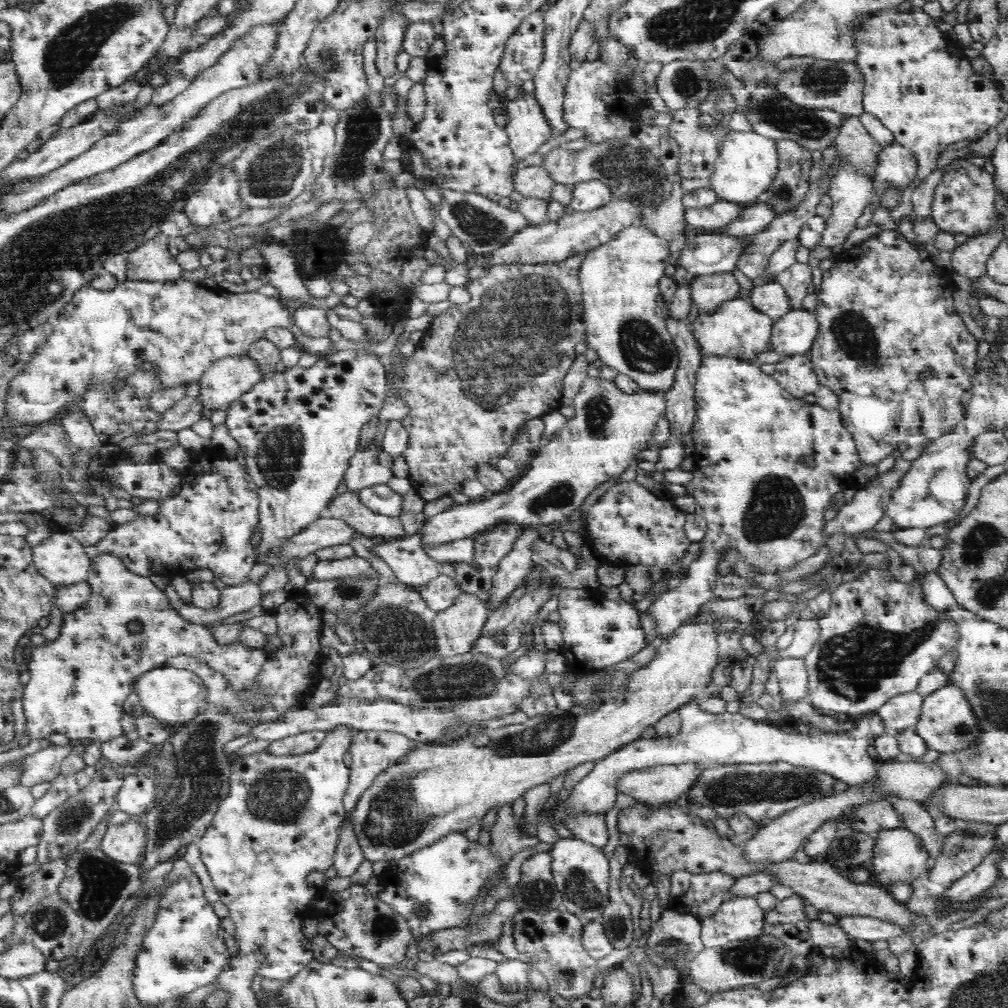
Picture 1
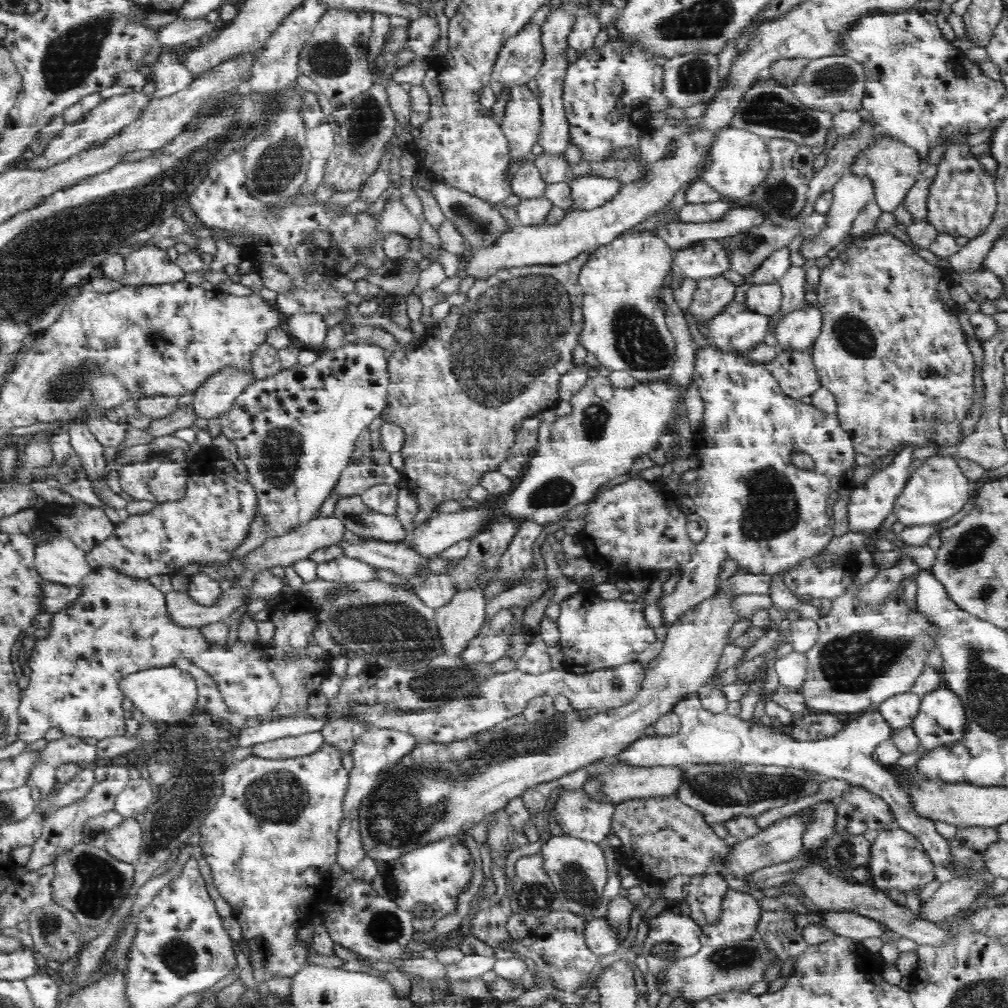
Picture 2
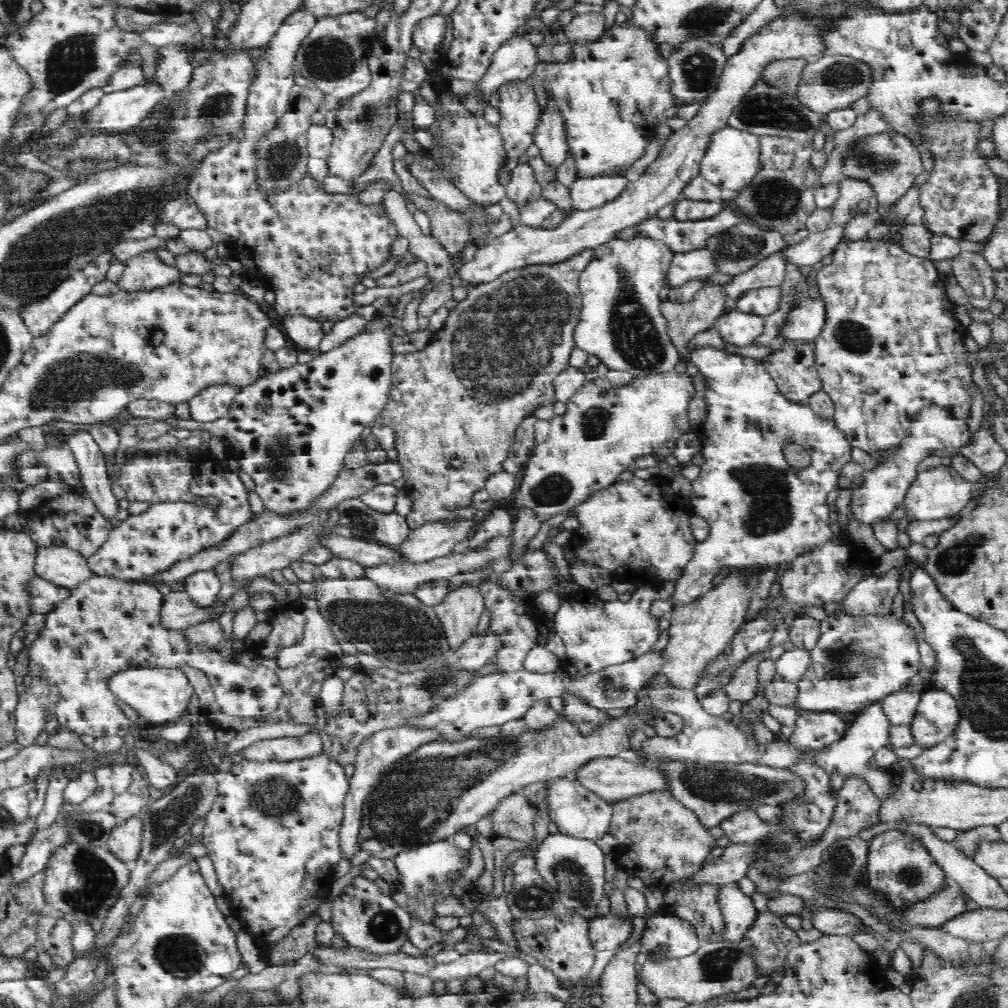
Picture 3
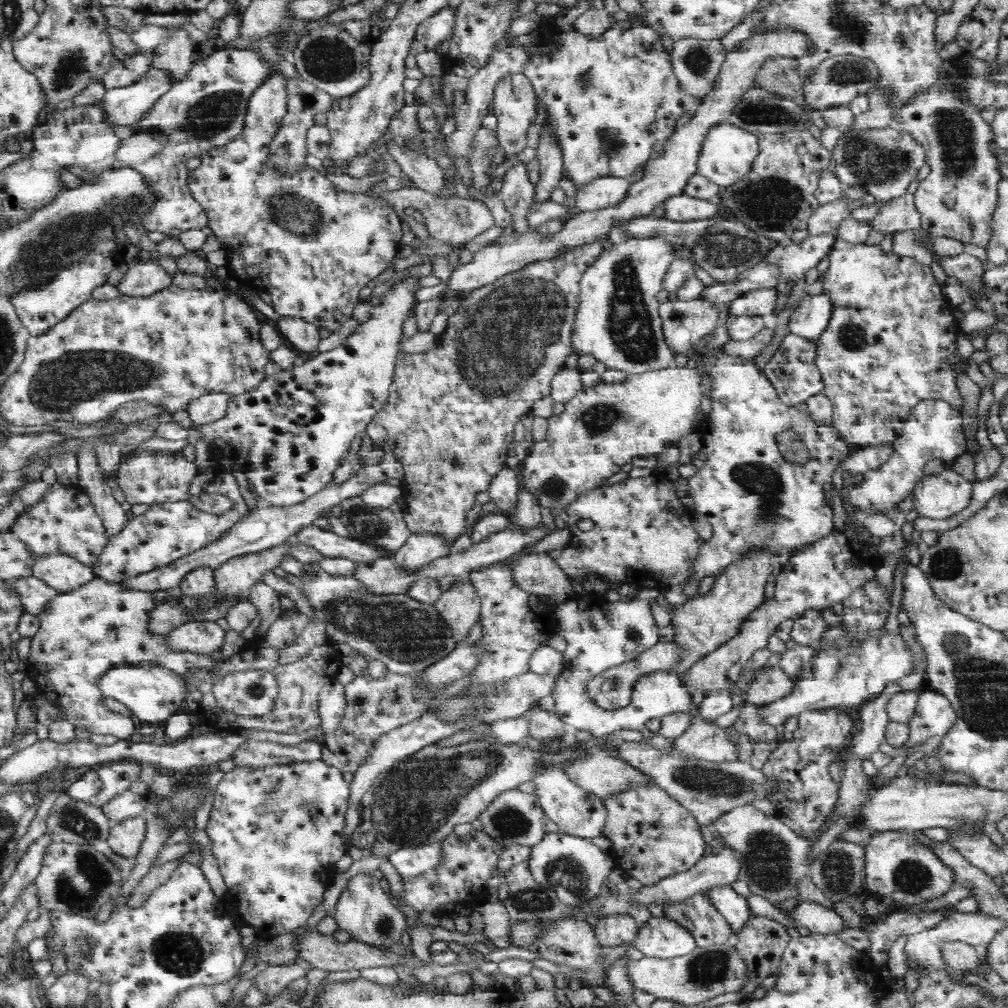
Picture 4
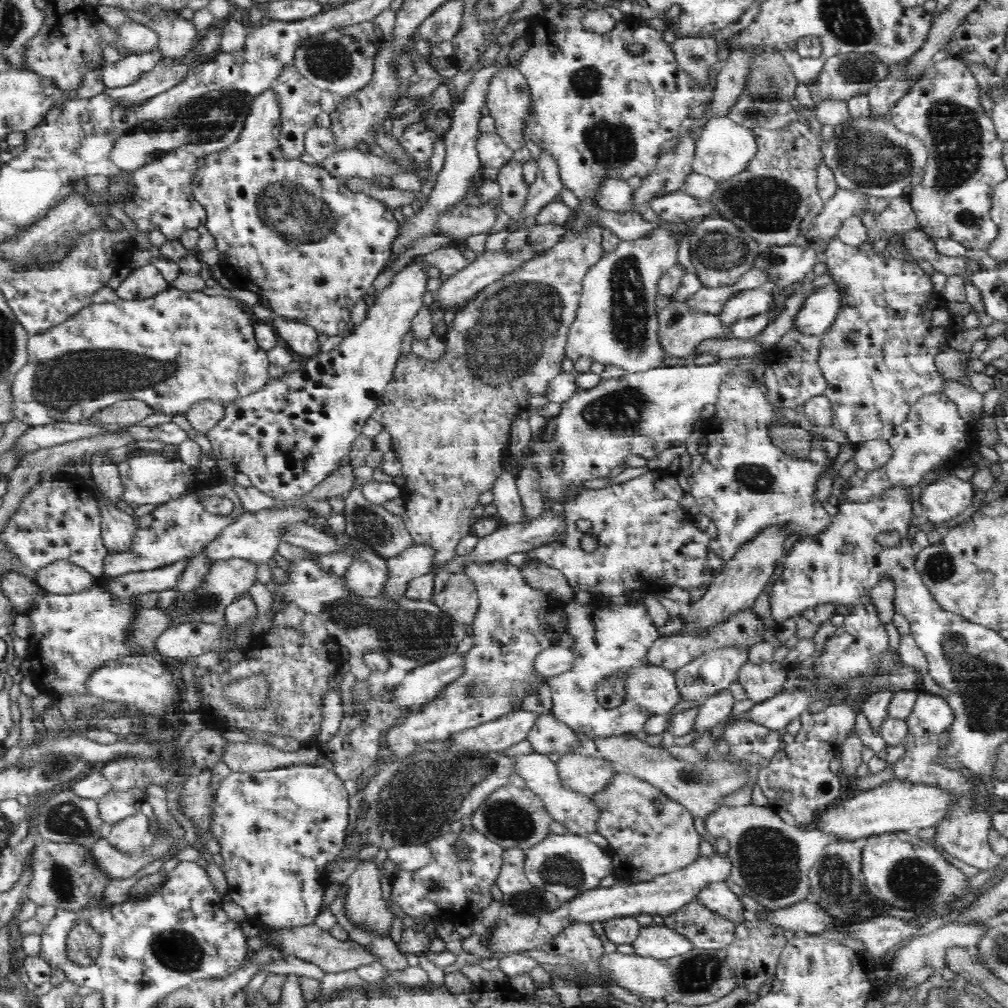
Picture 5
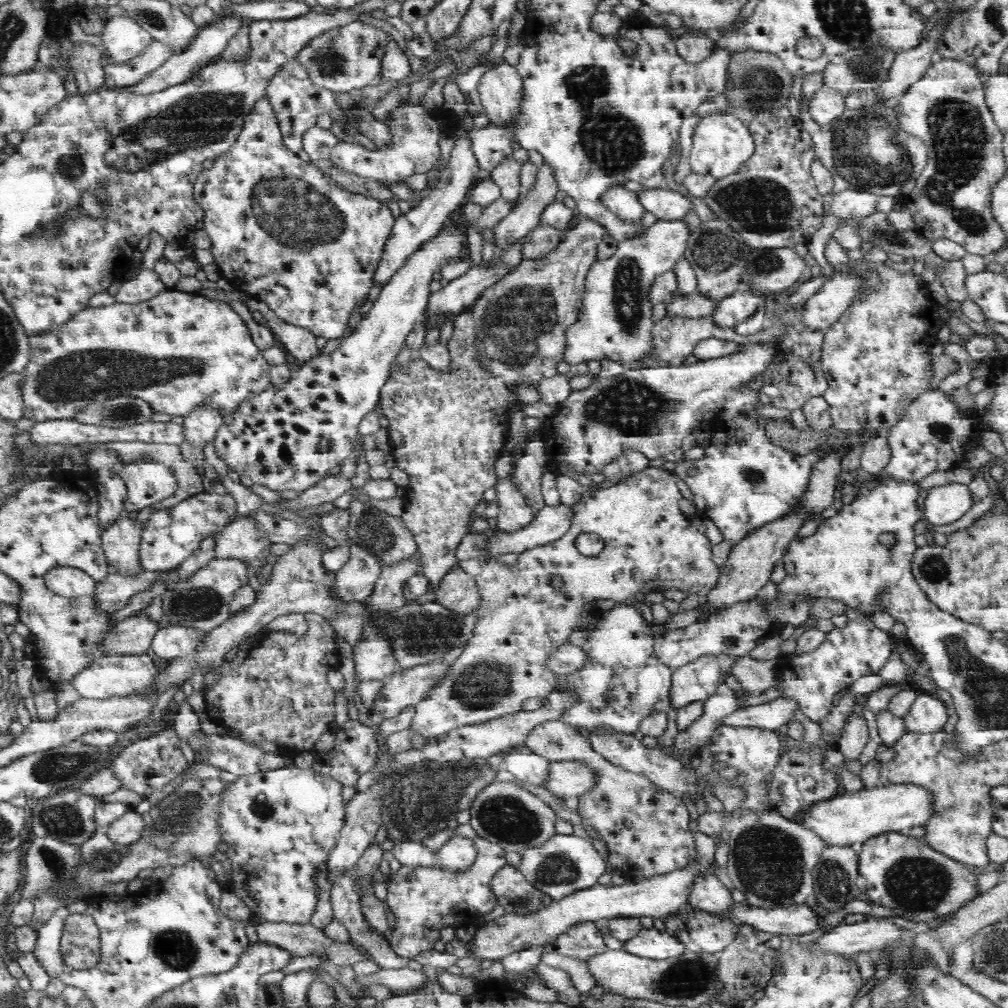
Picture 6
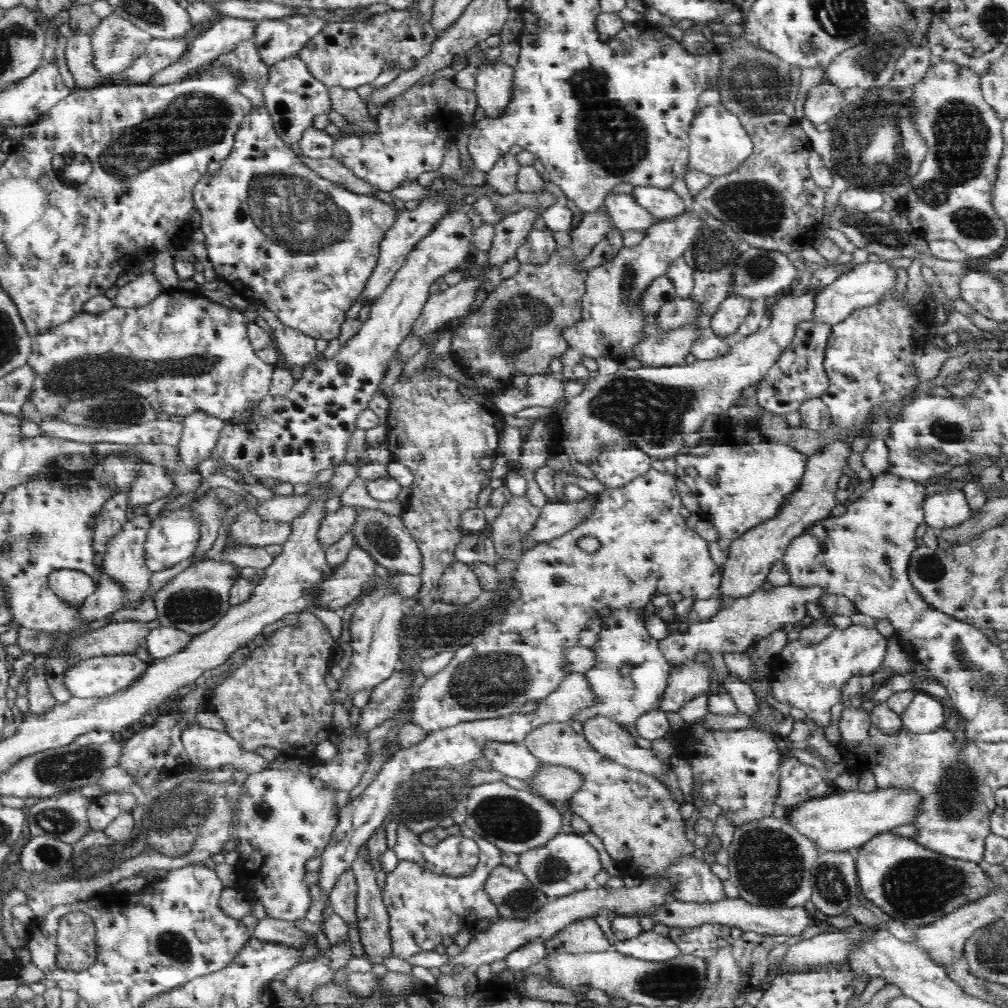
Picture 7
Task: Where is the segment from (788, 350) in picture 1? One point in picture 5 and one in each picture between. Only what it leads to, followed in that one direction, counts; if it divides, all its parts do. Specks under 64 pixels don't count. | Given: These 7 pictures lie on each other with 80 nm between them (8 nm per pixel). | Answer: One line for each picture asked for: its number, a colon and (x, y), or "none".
2: (797, 331)
3: (806, 322)
4: (809, 320)
5: (818, 313)

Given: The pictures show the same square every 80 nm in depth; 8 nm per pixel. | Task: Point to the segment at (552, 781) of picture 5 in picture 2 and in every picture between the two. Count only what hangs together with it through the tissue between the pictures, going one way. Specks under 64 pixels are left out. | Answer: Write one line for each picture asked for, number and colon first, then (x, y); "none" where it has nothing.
2: (579, 817)
3: (578, 812)
4: (578, 813)

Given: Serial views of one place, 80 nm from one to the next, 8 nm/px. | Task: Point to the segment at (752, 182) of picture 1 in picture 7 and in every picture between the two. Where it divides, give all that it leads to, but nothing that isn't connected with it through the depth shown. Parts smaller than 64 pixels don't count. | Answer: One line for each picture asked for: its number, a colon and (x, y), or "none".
2: (740, 161)
3: (733, 159)
4: (728, 154)
5: (724, 149)
6: (722, 144)
7: (718, 141)

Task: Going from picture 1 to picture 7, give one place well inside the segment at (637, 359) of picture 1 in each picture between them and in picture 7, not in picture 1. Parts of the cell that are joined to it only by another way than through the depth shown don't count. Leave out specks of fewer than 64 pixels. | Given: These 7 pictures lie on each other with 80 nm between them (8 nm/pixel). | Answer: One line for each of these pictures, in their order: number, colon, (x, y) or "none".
2: (624, 327)
3: (621, 323)
4: (618, 322)
5: (617, 324)
6: (615, 323)
7: (613, 319)

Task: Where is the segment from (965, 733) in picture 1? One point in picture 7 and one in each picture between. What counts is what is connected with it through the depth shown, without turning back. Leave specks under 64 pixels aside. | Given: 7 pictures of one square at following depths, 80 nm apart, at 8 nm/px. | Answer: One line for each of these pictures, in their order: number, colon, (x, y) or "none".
2: (942, 722)
3: (937, 717)
4: (935, 715)
5: (932, 715)
6: (928, 714)
7: (926, 713)

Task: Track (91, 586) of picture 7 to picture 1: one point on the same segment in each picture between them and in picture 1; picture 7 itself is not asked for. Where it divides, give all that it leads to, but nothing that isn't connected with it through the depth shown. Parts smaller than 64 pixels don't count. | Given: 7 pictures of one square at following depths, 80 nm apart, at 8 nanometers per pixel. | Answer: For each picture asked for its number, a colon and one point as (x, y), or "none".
1: (61, 558)
2: (58, 560)
3: (66, 567)
4: (62, 571)
5: (61, 577)
6: (67, 582)

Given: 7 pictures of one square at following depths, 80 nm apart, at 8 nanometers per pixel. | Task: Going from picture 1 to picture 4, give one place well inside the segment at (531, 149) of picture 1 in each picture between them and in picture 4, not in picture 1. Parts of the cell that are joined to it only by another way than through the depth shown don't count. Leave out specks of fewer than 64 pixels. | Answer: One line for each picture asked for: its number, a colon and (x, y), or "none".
2: (522, 123)
3: (520, 112)
4: (514, 104)

